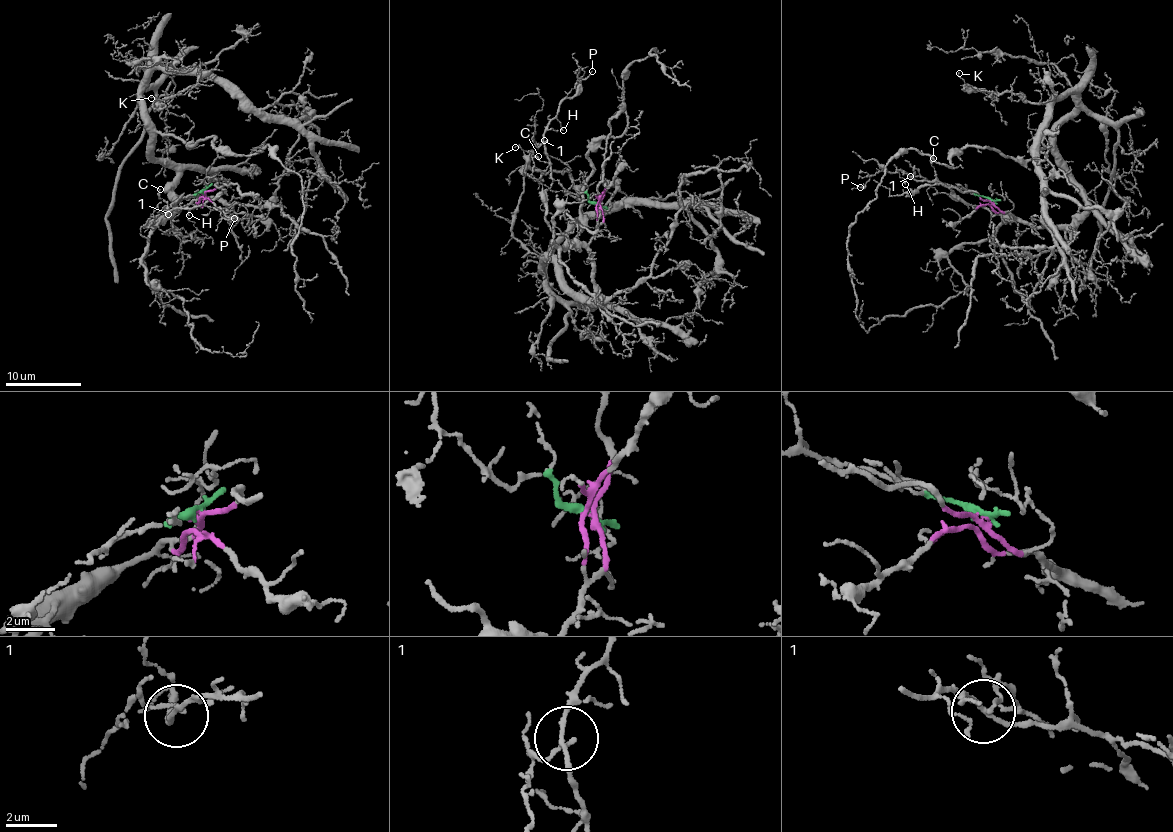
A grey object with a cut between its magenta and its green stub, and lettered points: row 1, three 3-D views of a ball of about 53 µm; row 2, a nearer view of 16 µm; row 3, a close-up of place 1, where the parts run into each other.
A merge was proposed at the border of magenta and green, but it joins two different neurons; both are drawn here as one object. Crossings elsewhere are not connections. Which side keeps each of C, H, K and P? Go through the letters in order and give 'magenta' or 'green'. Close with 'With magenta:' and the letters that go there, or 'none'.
C: green
H: green
K: magenta
P: green
With magenta: K

